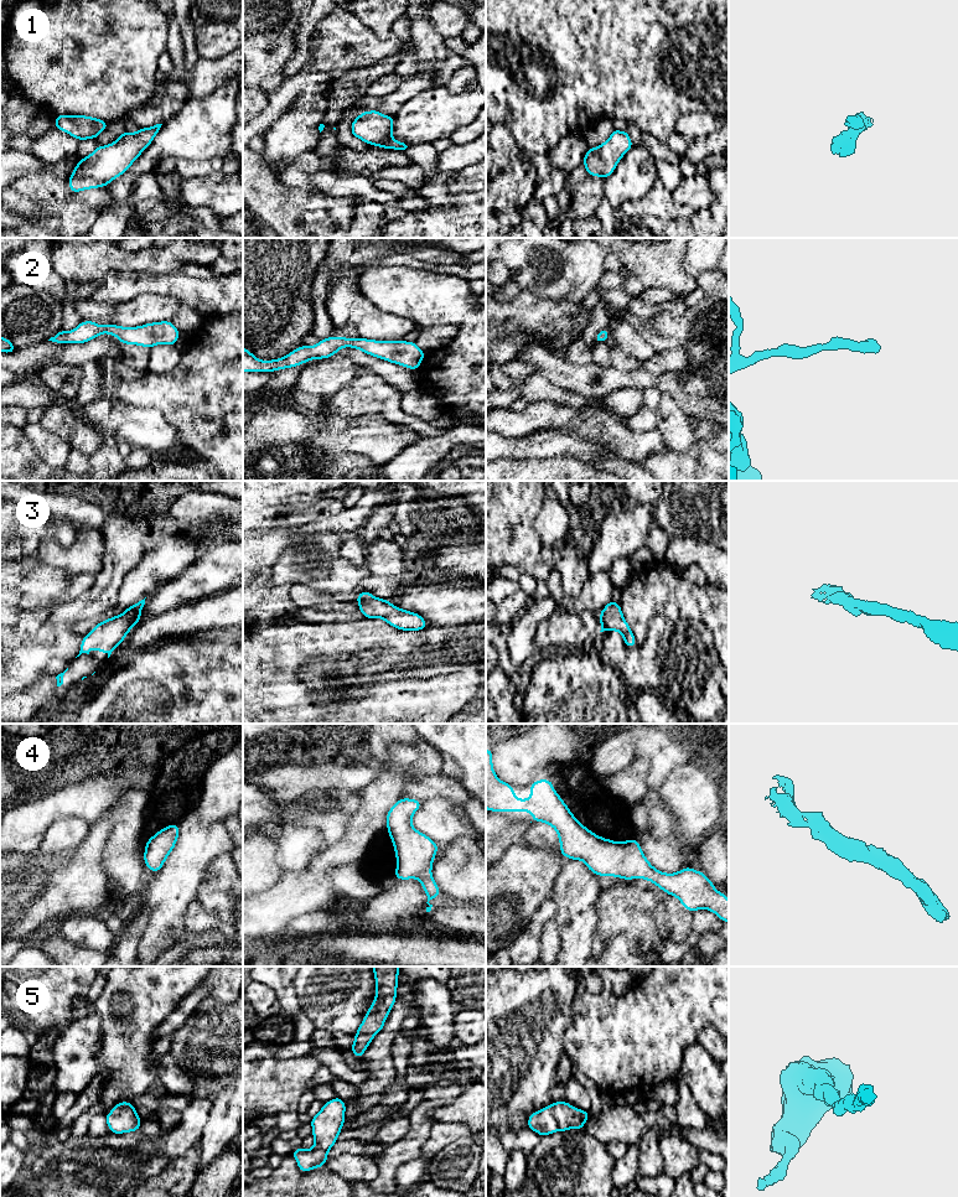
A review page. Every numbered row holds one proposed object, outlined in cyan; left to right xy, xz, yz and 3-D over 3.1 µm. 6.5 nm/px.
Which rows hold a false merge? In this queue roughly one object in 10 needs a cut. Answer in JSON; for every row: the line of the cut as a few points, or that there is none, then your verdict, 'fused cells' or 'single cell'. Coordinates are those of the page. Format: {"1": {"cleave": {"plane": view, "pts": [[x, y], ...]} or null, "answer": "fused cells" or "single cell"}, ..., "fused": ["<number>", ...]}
{"1": {"cleave": null, "answer": "single cell"}, "2": {"cleave": null, "answer": "single cell"}, "3": {"cleave": null, "answer": "single cell"}, "4": {"cleave": null, "answer": "single cell"}, "5": {"cleave": null, "answer": "single cell"}, "fused": []}

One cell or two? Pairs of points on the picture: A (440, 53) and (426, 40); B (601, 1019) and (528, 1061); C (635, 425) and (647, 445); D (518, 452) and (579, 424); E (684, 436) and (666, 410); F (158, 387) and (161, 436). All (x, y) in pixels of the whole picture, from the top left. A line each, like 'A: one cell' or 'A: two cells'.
A: one cell
B: two cells
C: two cells
D: two cells
E: one cell
F: two cells

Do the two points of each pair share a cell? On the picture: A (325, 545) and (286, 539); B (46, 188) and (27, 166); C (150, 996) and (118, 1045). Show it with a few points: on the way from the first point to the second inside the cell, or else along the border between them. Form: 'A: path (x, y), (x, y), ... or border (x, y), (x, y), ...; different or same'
A: border (326, 532), (291, 544), (278, 561); different
B: border (60, 177), (48, 171), (31, 171), (13, 182); different
C: path (138, 1009), (127, 1021), (127, 1032); same

